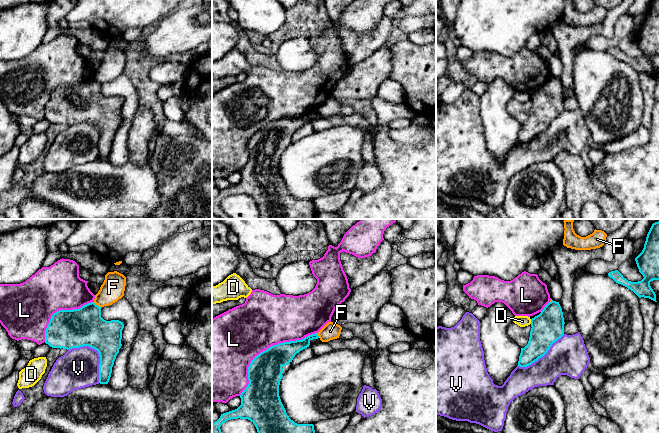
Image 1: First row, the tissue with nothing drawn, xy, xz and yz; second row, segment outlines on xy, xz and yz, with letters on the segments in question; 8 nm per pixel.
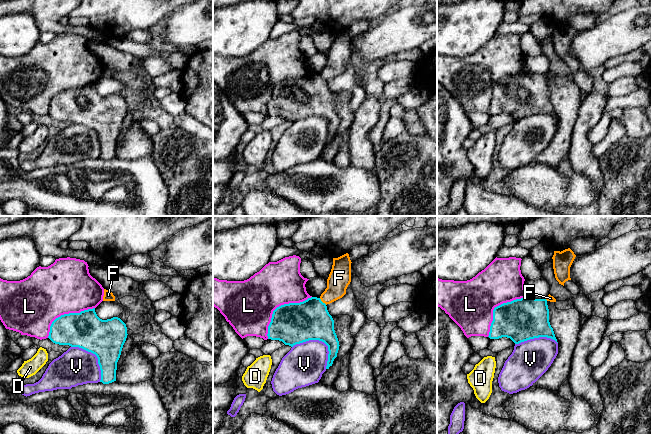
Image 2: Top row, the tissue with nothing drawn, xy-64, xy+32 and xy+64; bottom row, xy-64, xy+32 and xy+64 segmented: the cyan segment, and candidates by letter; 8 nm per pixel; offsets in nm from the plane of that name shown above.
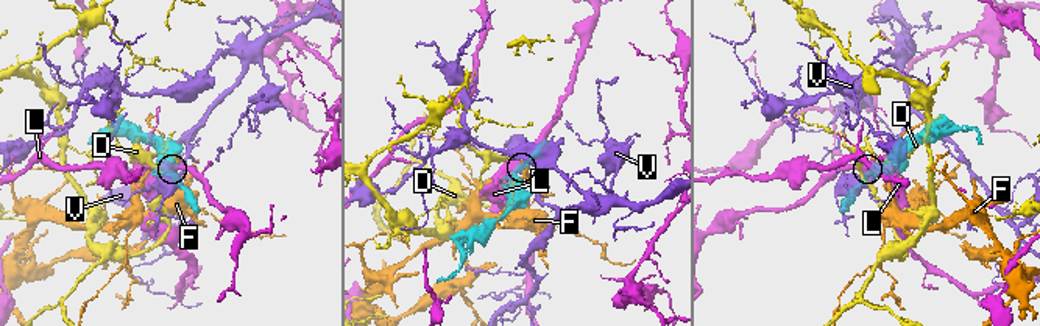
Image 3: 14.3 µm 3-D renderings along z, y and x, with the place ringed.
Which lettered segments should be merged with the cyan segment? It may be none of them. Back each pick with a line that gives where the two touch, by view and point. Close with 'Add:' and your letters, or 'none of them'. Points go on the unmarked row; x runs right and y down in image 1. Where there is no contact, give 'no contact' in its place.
Add: none of them

